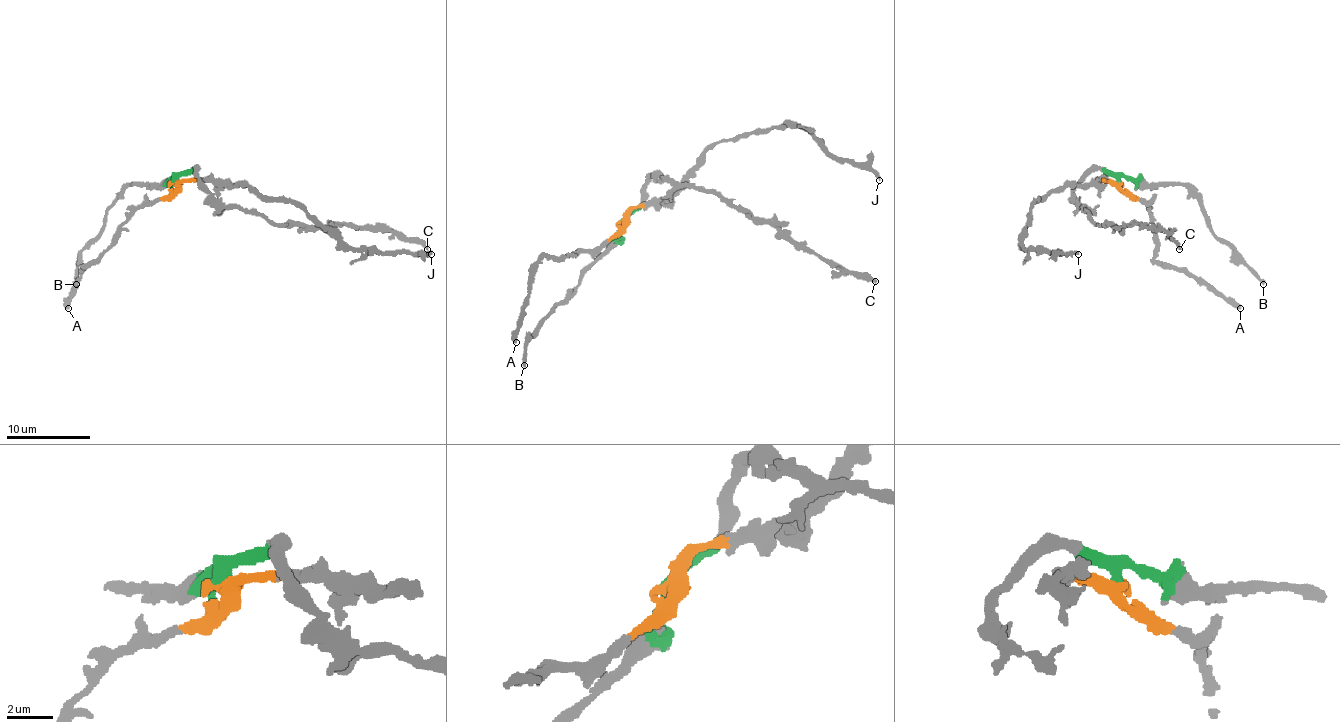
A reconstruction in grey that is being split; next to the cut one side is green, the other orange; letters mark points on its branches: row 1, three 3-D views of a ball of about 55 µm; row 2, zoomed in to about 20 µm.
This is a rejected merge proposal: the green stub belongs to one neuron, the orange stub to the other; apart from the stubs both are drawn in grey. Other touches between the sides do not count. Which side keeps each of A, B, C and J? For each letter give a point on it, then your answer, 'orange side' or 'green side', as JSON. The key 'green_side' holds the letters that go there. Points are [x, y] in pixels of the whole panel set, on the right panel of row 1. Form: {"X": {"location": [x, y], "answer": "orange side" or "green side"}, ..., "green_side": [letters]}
{"A": {"location": [1240, 308], "answer": "orange side"}, "B": {"location": [1263, 284], "answer": "green side"}, "C": {"location": [1179, 249], "answer": "green side"}, "J": {"location": [1078, 254], "answer": "orange side"}, "green_side": ["B", "C"]}

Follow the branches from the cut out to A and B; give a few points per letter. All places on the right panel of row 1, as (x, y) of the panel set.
A: (1119, 183), (1130, 196), (1147, 206), (1159, 263), (1205, 279), (1241, 309)
B: (1119, 183), (1121, 177), (1134, 177), (1149, 183), (1182, 183), (1205, 210), (1209, 229), (1236, 252), (1264, 284)

